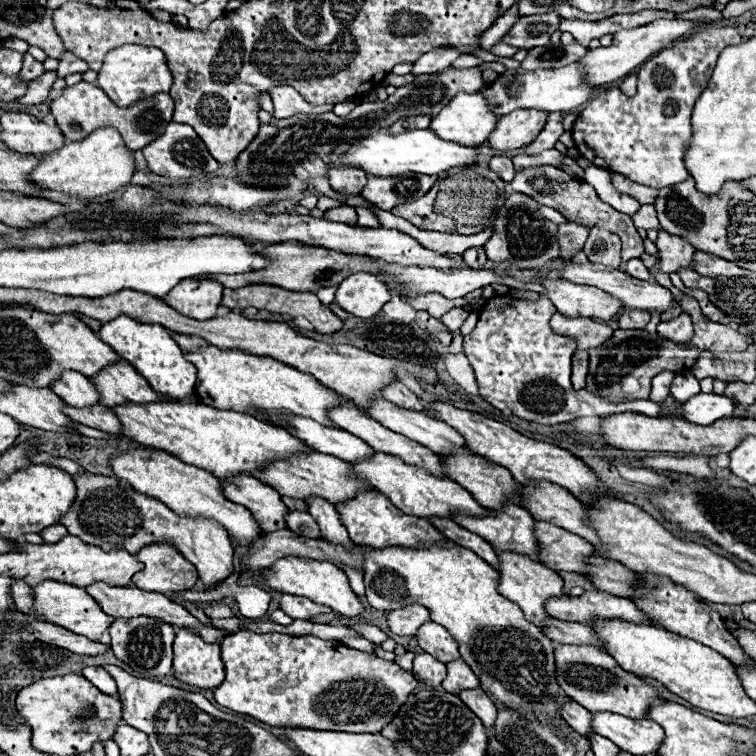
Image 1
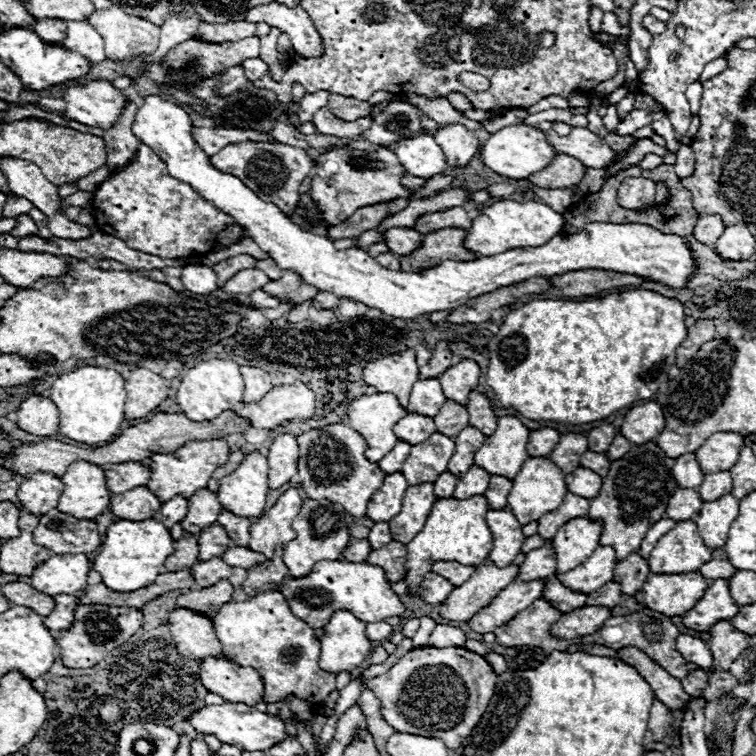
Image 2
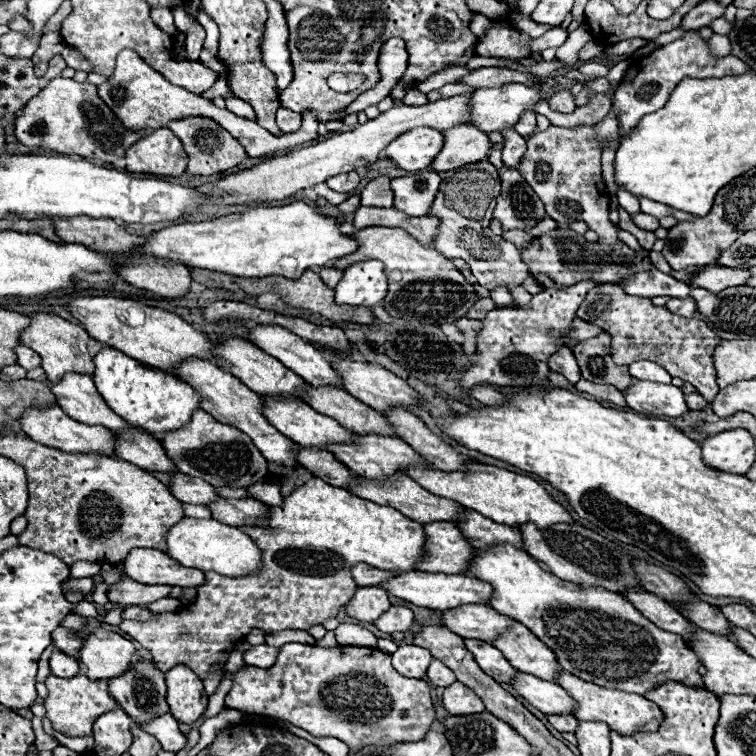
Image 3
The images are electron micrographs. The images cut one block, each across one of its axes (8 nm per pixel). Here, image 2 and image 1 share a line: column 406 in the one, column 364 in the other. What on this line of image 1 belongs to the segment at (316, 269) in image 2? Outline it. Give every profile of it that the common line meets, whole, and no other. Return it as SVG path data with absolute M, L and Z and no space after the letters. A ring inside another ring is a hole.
M356 272L344 278L336 290L338 306L356 318L376 316L390 298L392 296L386 284L368 272Z

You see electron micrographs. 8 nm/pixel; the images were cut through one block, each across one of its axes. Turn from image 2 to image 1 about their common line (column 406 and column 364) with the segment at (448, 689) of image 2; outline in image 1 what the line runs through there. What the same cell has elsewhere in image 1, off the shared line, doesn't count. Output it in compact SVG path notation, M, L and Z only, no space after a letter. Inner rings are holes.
M234 632L220 644L220 656L226 668L224 682L214 690L214 698L220 706L234 712L254 716L270 726L308 726L310 730L368 730L368 734L380 732L398 714L400 706L408 700L416 688L416 680L410 672L402 670L394 662L386 662L378 656L356 652L338 640L320 640L316 636L288 636L288 634L254 634Z

